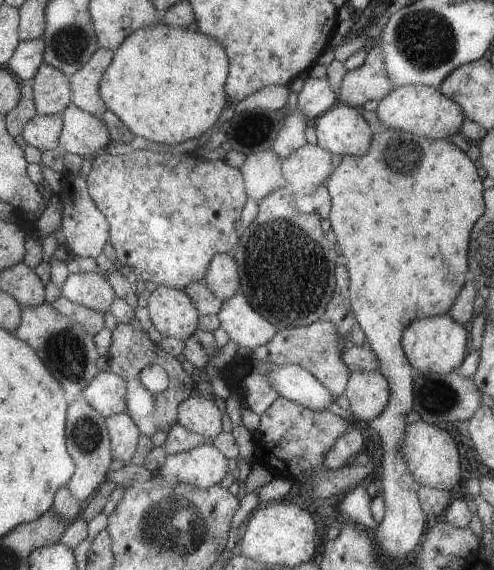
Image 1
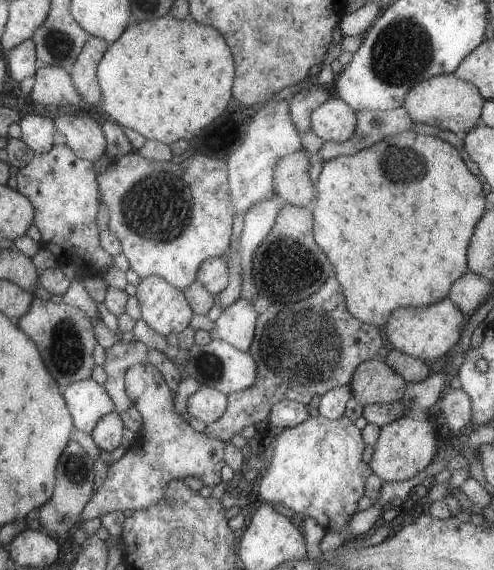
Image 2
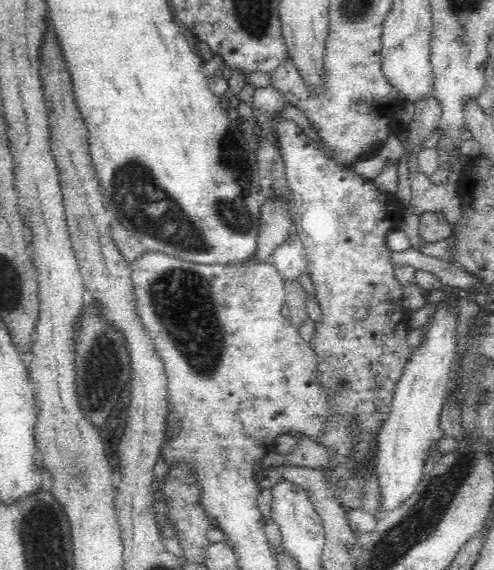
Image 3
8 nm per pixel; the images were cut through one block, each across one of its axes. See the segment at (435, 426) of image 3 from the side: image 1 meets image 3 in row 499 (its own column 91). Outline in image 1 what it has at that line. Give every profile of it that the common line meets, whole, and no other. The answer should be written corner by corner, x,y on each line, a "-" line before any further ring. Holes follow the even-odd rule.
110,370
99,371
81,392
88,404
104,417
127,412
126,393
124,378

